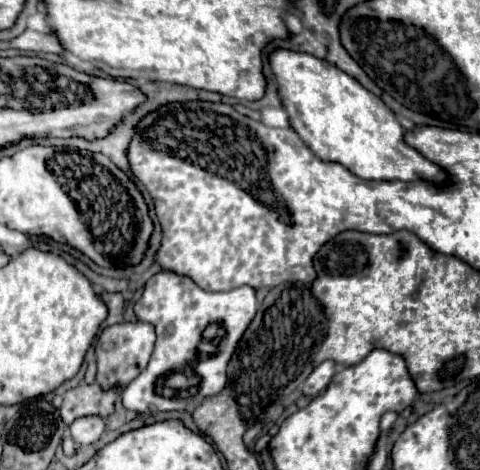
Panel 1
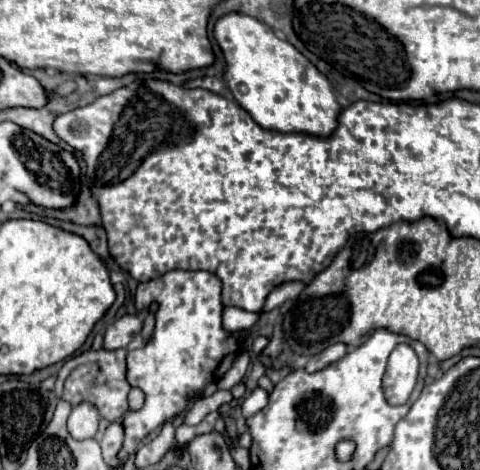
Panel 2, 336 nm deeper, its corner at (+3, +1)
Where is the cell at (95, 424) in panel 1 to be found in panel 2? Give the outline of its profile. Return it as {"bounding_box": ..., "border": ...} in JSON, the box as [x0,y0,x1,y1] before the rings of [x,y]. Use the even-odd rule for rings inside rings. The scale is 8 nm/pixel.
{"bounding_box":[67,403,99,439],"border":[[[81,403],[73,407],[67,427],[73,439],[89,439],[89,437],[95,437],[97,423],[99,423],[97,407],[91,403]]]}

